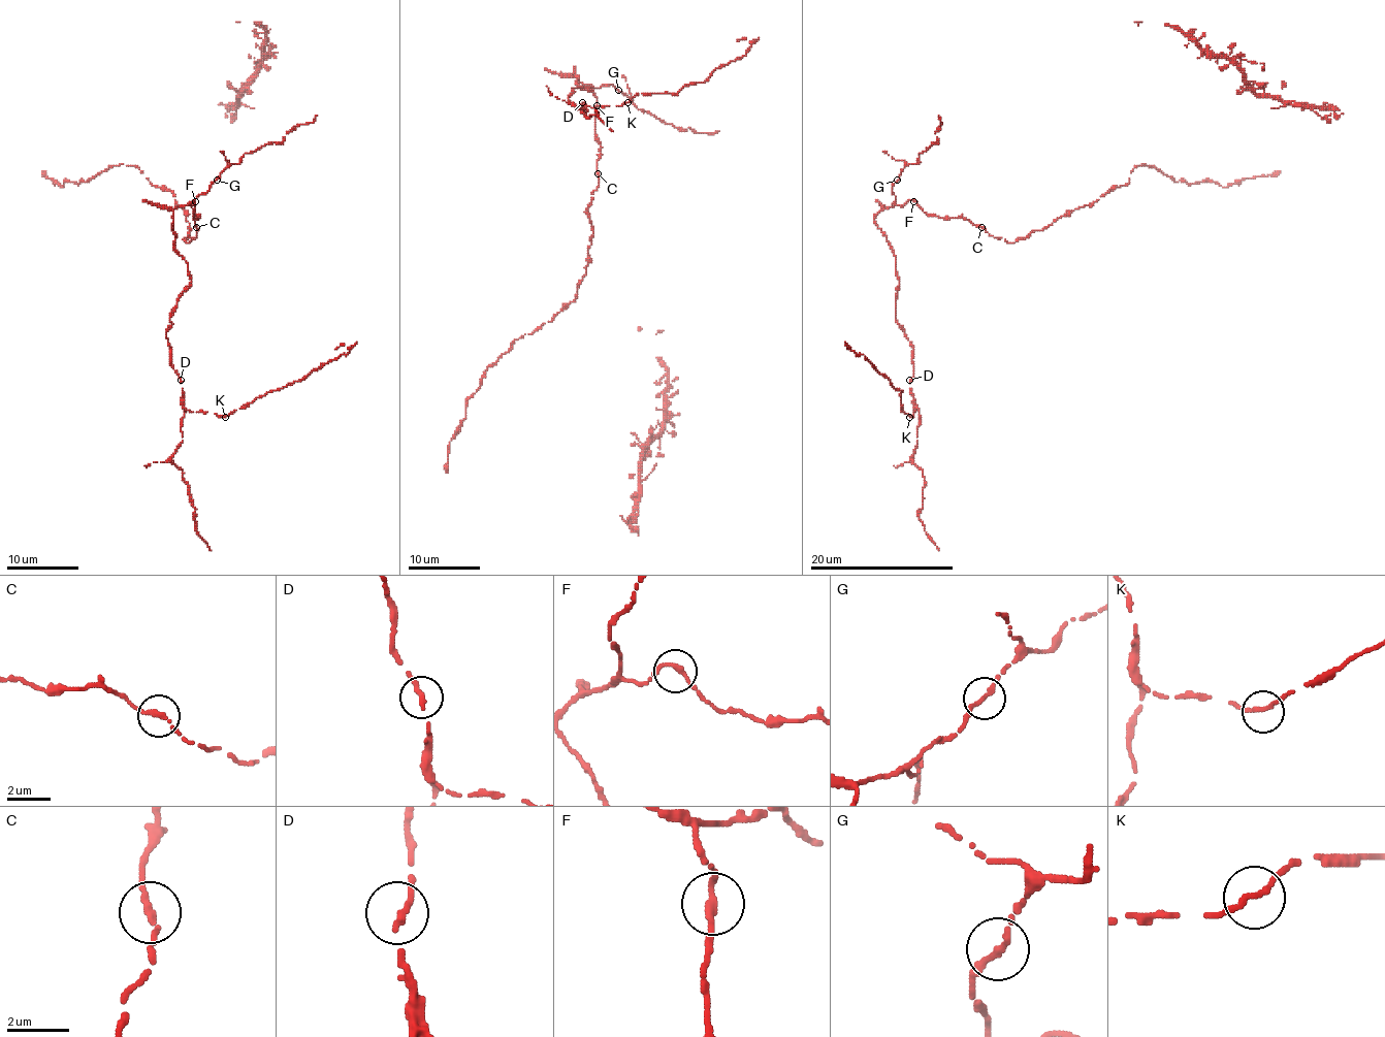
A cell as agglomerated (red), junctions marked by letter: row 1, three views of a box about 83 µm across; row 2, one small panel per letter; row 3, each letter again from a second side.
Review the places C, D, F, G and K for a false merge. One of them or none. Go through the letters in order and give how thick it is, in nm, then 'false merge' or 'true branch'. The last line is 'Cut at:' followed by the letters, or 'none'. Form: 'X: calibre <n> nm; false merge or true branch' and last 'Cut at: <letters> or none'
C: calibre 220 nm; true branch
D: calibre 200 nm; true branch
F: calibre 220 nm; true branch
G: calibre 200 nm; true branch
K: calibre 200 nm; true branch
Cut at: none

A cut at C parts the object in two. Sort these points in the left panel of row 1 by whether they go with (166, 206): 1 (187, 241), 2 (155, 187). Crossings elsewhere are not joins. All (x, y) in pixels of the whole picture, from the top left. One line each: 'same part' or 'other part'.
1: other part
2: other part

